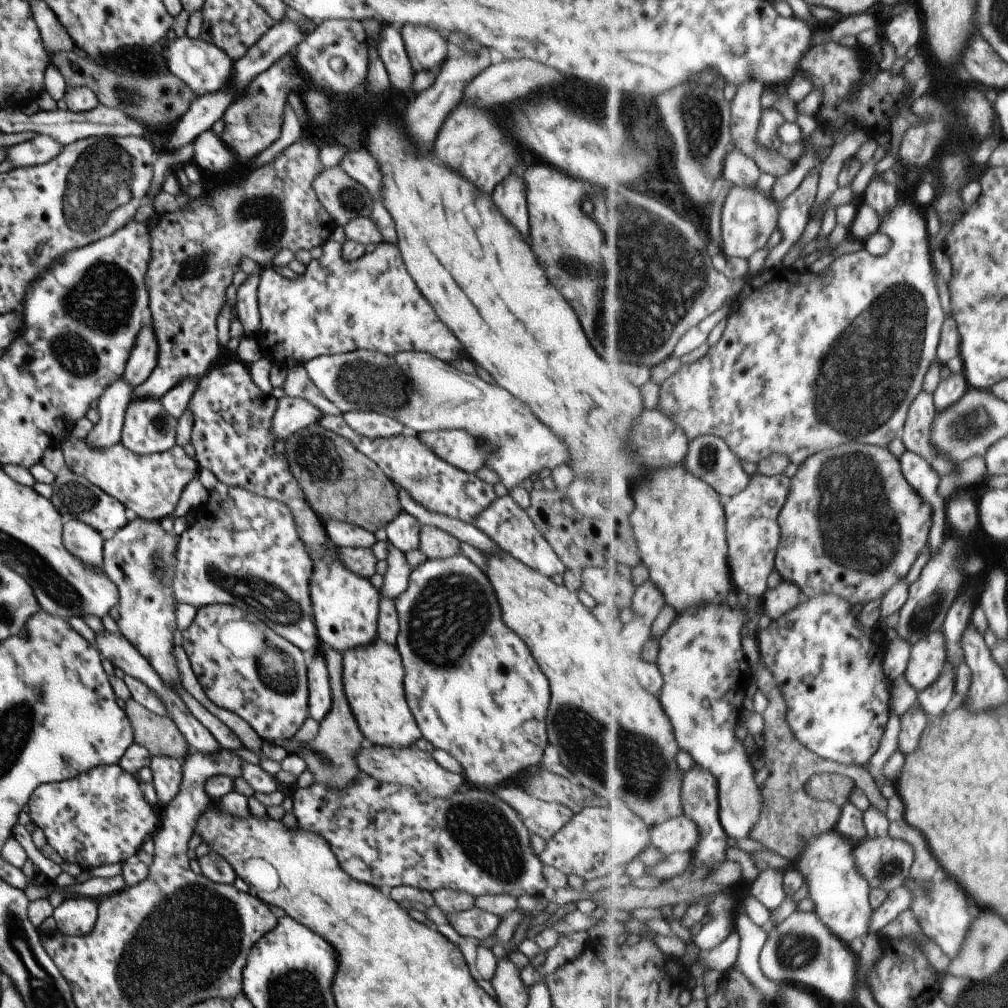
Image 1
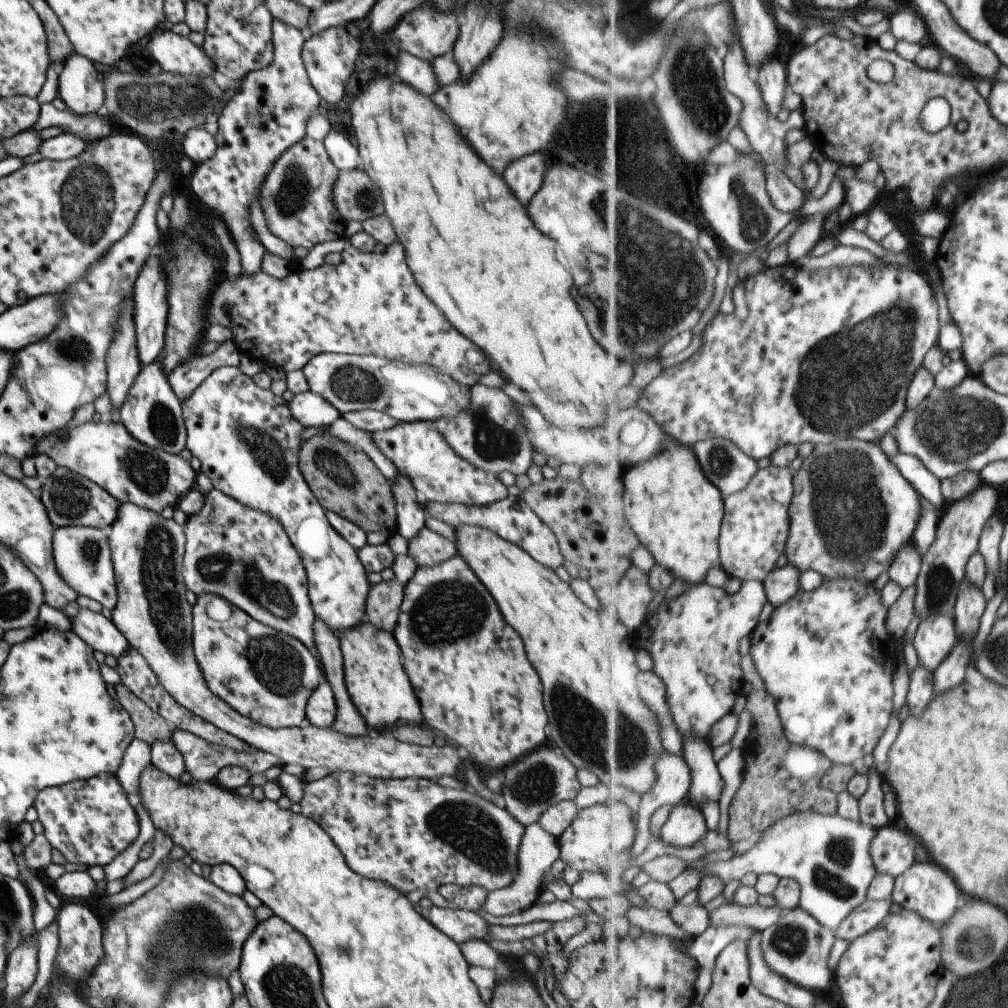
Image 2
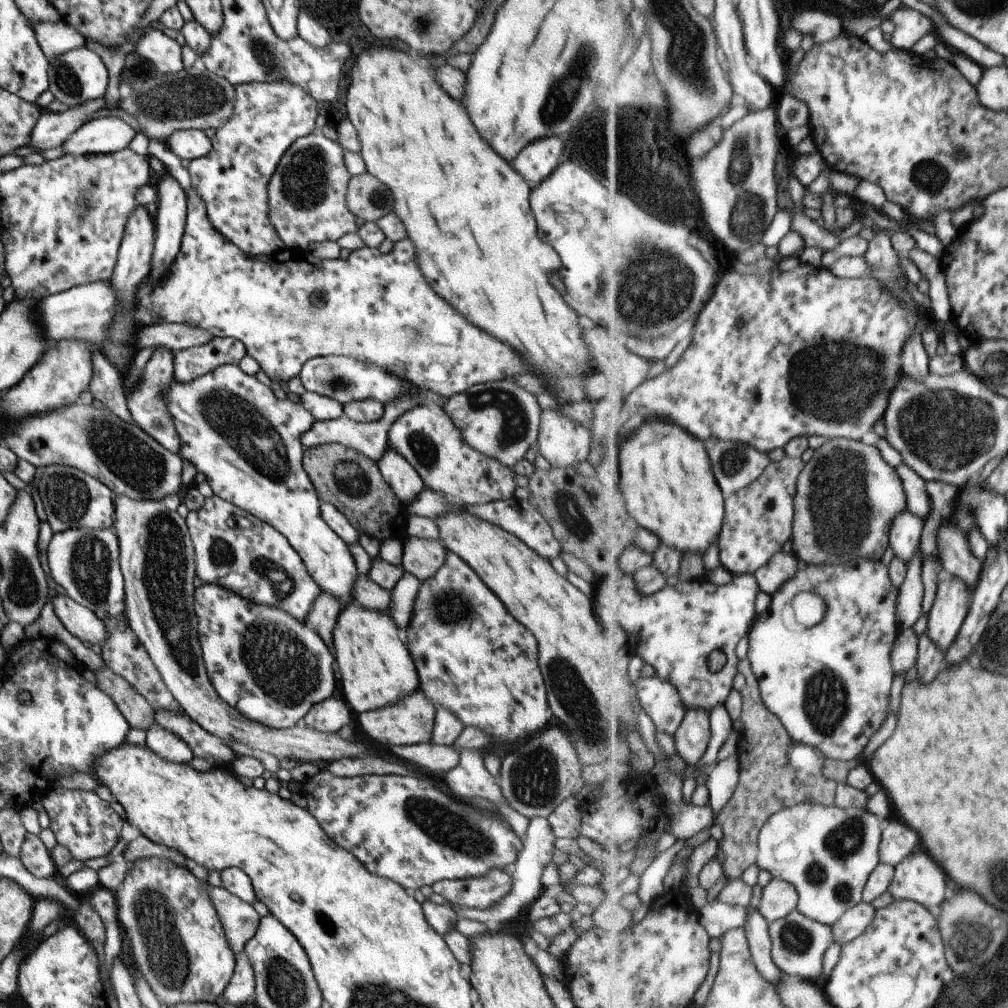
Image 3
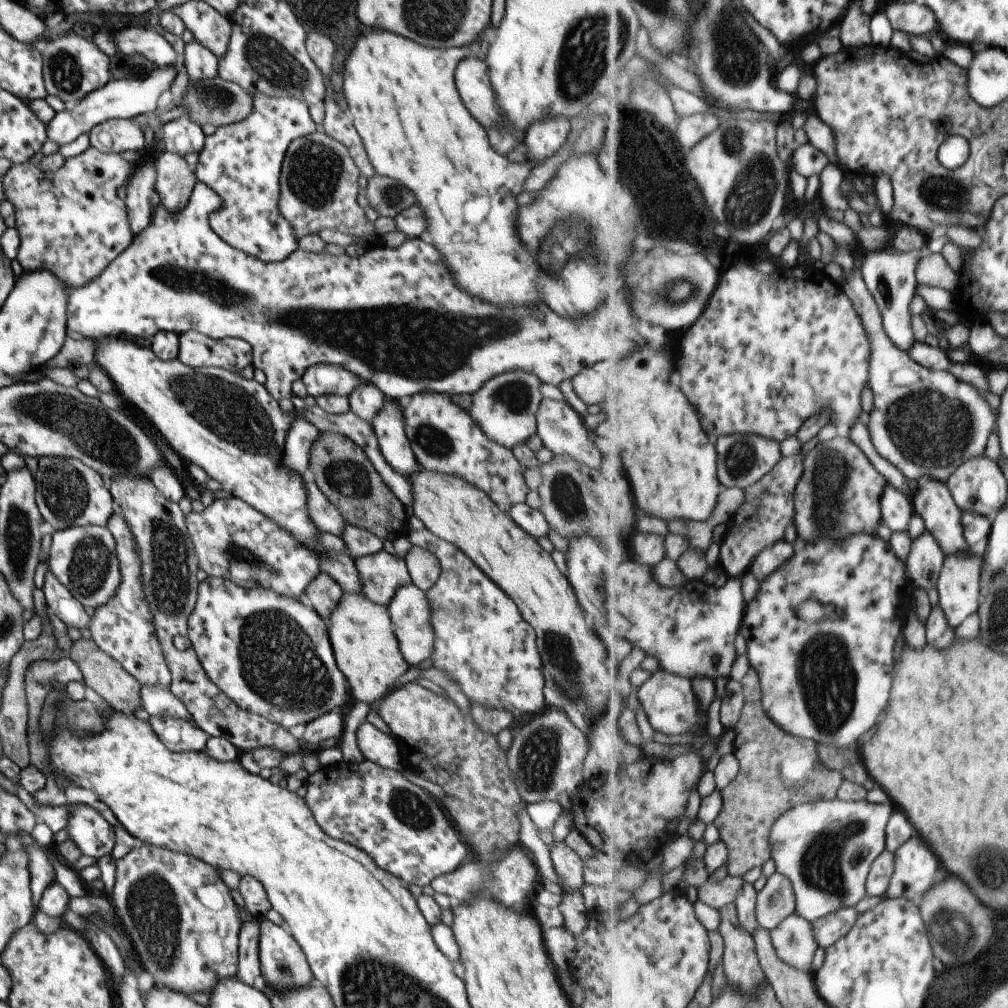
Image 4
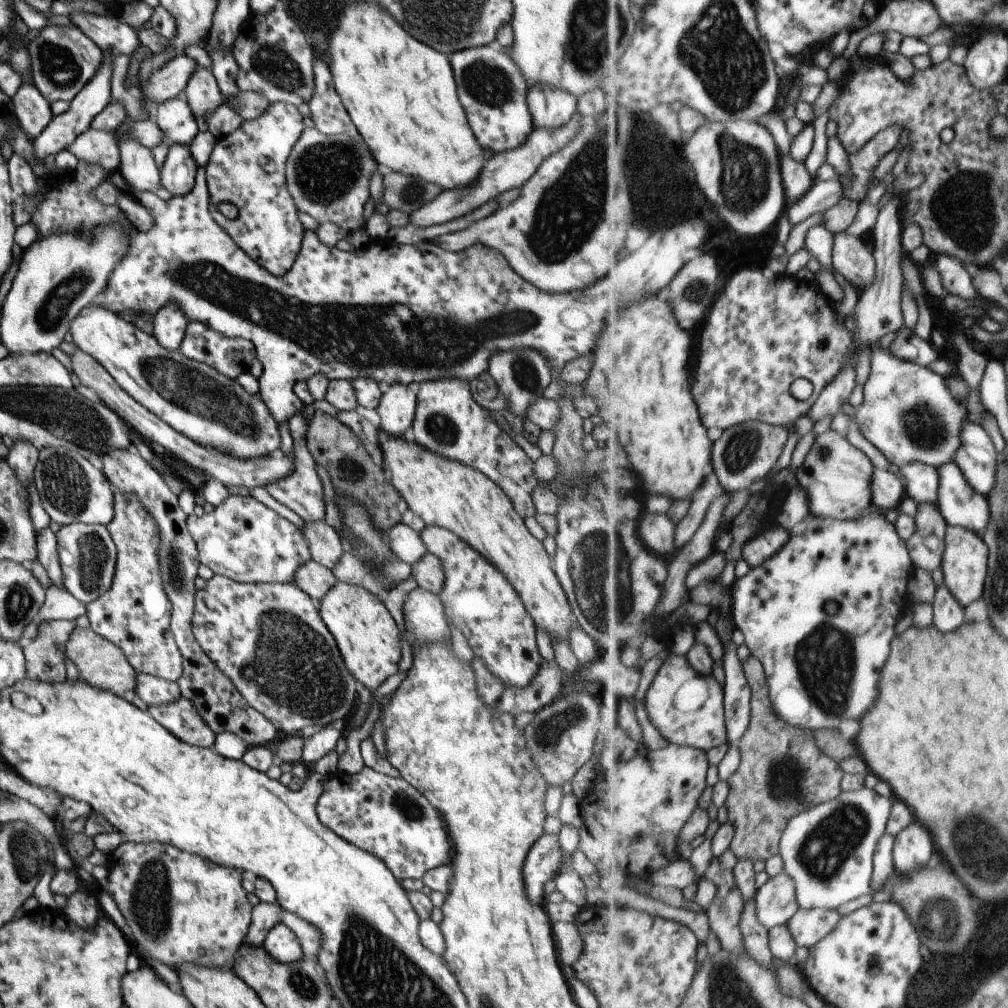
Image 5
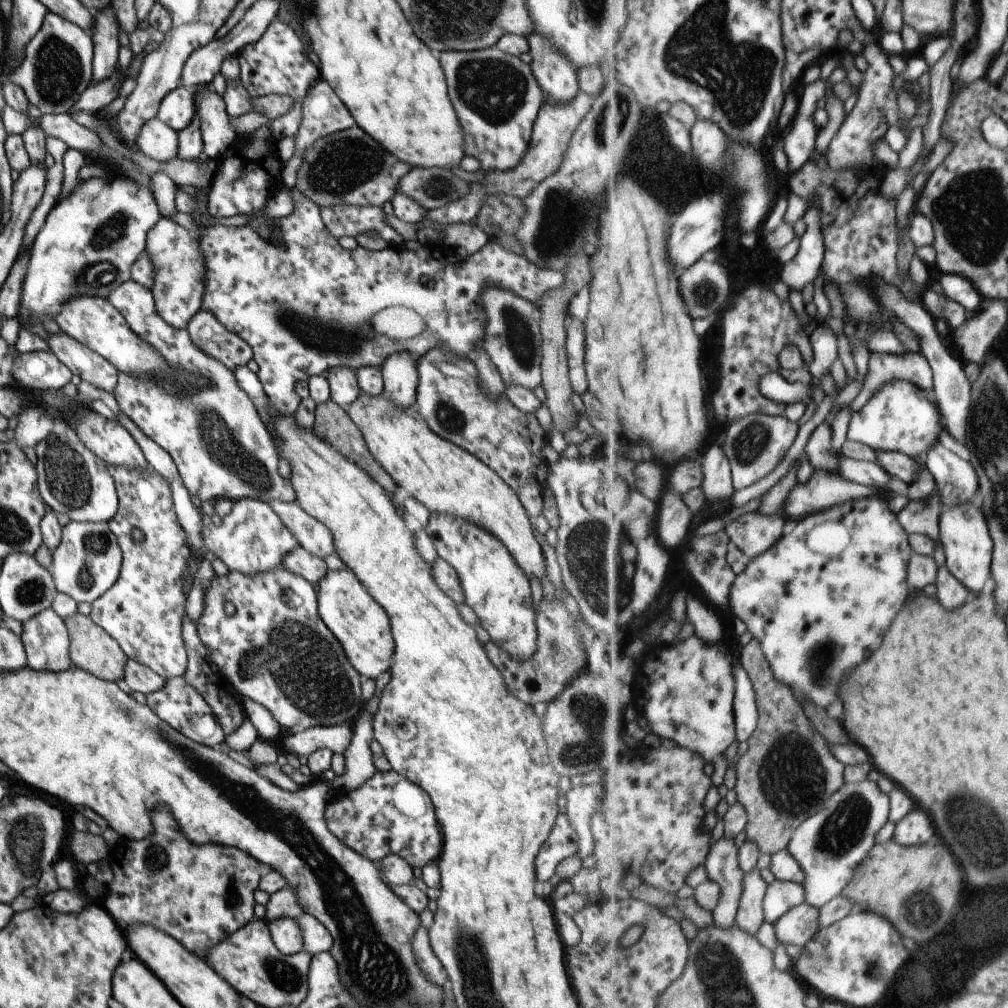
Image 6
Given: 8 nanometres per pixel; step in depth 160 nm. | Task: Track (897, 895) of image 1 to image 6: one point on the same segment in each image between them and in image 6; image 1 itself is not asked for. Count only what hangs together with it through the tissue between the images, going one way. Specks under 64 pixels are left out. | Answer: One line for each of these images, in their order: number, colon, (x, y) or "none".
2: (868, 916)
3: (856, 920)
4: (830, 929)
5: (808, 927)
6: (797, 926)

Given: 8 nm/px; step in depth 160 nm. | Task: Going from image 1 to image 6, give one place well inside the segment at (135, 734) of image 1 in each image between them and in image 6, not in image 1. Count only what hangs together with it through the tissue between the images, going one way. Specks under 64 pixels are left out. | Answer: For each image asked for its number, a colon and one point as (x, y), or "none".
2: (148, 725)
3: (137, 712)
4: (104, 678)
5: (100, 663)
6: (89, 647)

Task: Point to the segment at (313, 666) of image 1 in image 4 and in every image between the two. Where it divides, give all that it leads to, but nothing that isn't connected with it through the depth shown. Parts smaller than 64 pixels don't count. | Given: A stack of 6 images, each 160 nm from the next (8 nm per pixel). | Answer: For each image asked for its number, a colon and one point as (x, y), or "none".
2: (320, 708)
3: (328, 716)
4: (330, 724)

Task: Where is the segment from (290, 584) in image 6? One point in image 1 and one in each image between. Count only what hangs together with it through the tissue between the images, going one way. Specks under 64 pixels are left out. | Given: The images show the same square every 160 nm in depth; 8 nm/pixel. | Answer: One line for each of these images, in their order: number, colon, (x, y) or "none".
1: (242, 666)
2: (266, 675)
3: (271, 667)
4: (270, 654)
5: (268, 639)

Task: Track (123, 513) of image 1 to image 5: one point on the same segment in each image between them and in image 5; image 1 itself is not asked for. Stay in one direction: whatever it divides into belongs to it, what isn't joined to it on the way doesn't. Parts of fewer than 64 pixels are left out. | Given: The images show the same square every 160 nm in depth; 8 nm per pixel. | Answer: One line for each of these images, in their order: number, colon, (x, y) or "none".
2: (69, 499)
3: (71, 499)
4: (67, 493)
5: (71, 490)

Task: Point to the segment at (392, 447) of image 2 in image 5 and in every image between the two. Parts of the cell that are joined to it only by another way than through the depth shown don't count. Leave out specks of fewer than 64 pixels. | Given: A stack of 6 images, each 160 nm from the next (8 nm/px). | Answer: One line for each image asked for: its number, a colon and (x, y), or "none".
3: (429, 441)
4: (443, 438)
5: (447, 421)

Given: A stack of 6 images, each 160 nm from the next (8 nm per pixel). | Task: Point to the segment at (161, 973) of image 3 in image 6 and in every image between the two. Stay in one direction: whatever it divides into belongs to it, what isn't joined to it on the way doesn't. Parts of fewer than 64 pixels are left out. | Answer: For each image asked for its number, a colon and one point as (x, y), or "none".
4: (183, 925)
5: (180, 908)
6: (199, 895)

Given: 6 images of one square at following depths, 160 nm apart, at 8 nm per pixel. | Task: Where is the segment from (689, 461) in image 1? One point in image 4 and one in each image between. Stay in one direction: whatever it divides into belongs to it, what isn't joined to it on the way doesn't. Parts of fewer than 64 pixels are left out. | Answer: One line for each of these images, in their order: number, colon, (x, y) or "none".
2: (727, 465)
3: (737, 465)
4: (743, 459)

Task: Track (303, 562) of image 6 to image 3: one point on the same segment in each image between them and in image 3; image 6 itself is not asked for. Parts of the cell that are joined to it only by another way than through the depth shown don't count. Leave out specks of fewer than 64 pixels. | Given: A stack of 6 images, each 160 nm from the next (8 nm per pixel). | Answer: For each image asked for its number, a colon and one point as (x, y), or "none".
3: (323, 612)
4: (322, 594)
5: (314, 579)

